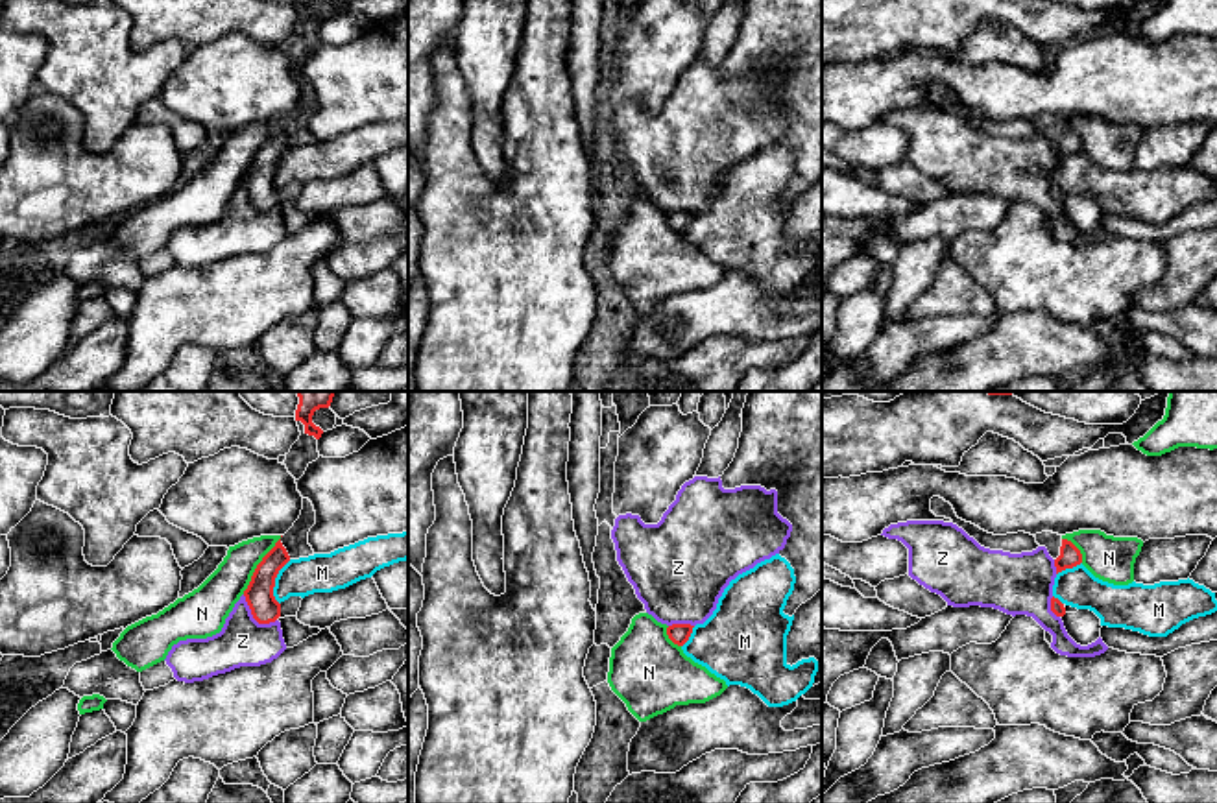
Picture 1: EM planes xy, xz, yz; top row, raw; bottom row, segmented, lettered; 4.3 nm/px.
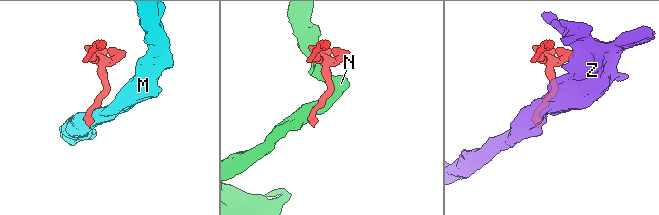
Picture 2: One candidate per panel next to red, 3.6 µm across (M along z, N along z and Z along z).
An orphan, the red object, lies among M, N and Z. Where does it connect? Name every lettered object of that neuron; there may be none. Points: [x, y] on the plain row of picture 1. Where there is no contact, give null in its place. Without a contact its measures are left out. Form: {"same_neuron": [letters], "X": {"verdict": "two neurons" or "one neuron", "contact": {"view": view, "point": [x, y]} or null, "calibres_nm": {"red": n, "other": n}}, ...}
{"same_neuron": [], "M": {"verdict": "two neurons", "contact": {"view": "xy", "point": [274, 168]}, "calibres_nm": {"red": 130, "other": 180}}, "N": {"verdict": "two neurons", "contact": {"view": "xy", "point": [257, 152]}, "calibres_nm": {"red": 130, "other": 180}}, "Z": {"verdict": "two neurons", "contact": {"view": "xy", "point": [253, 203]}, "calibres_nm": {"red": 130, "other": 220}}}

